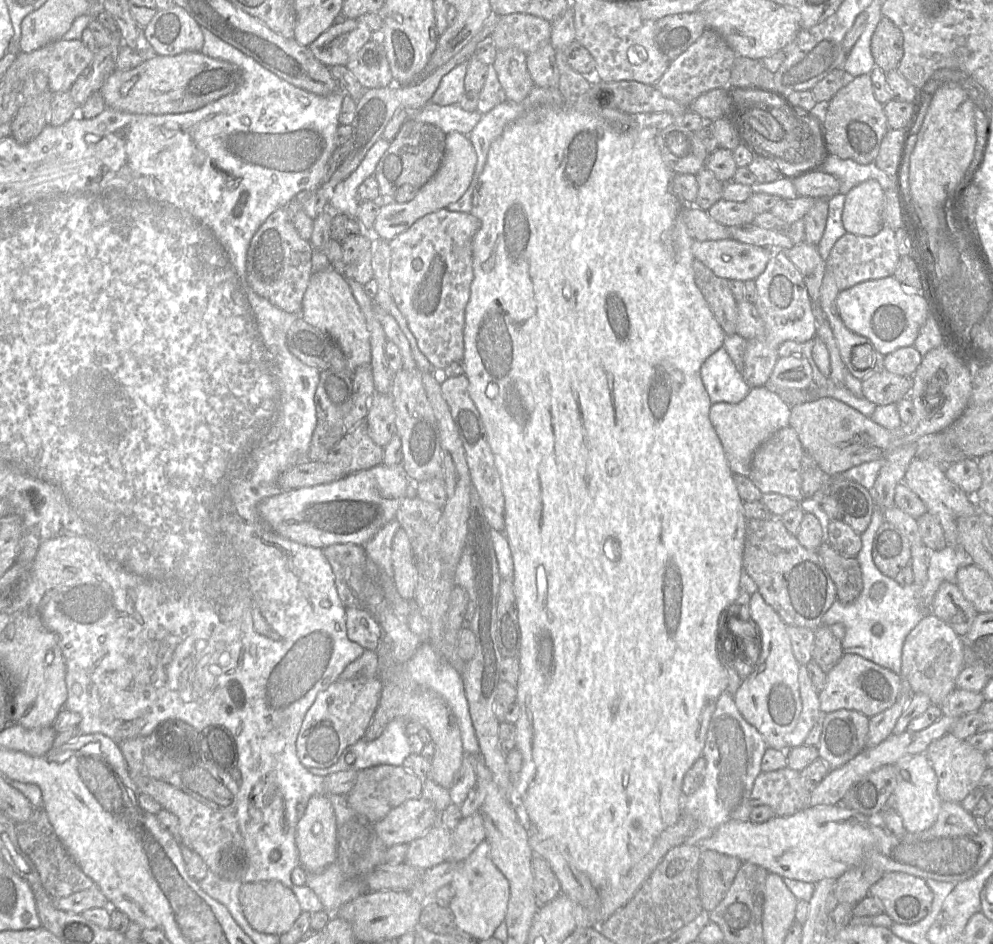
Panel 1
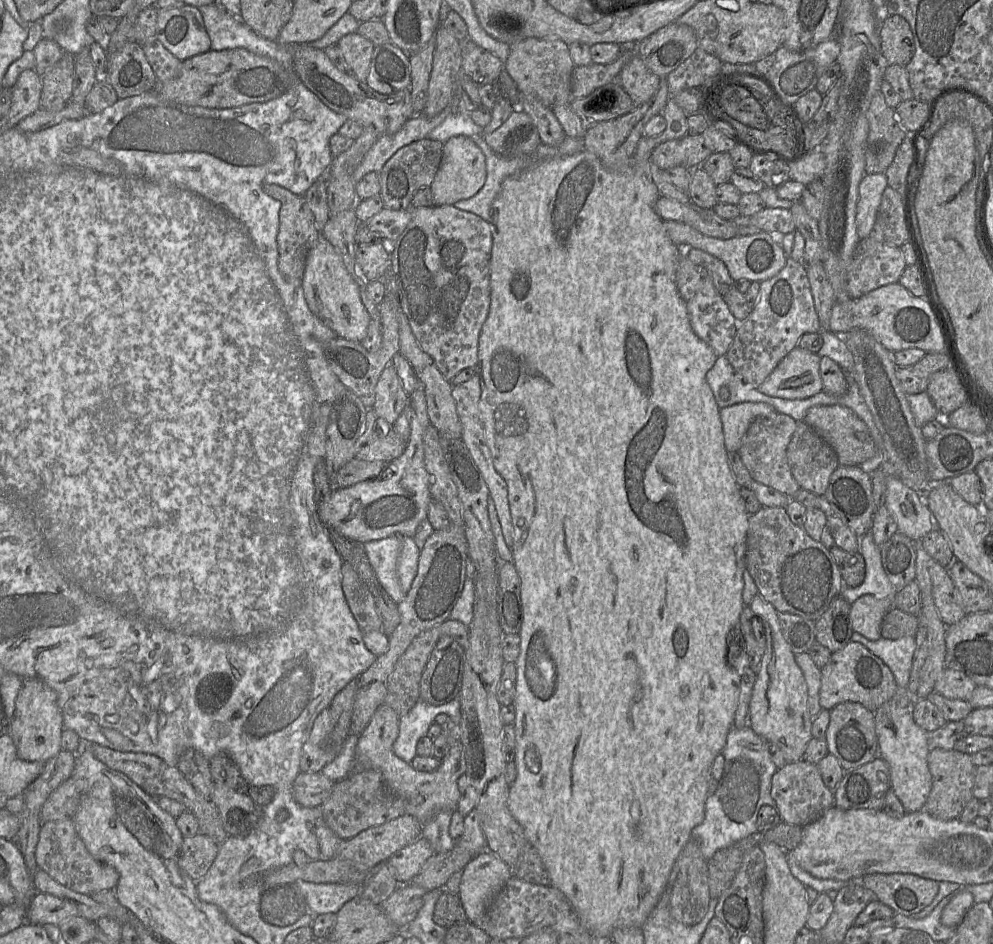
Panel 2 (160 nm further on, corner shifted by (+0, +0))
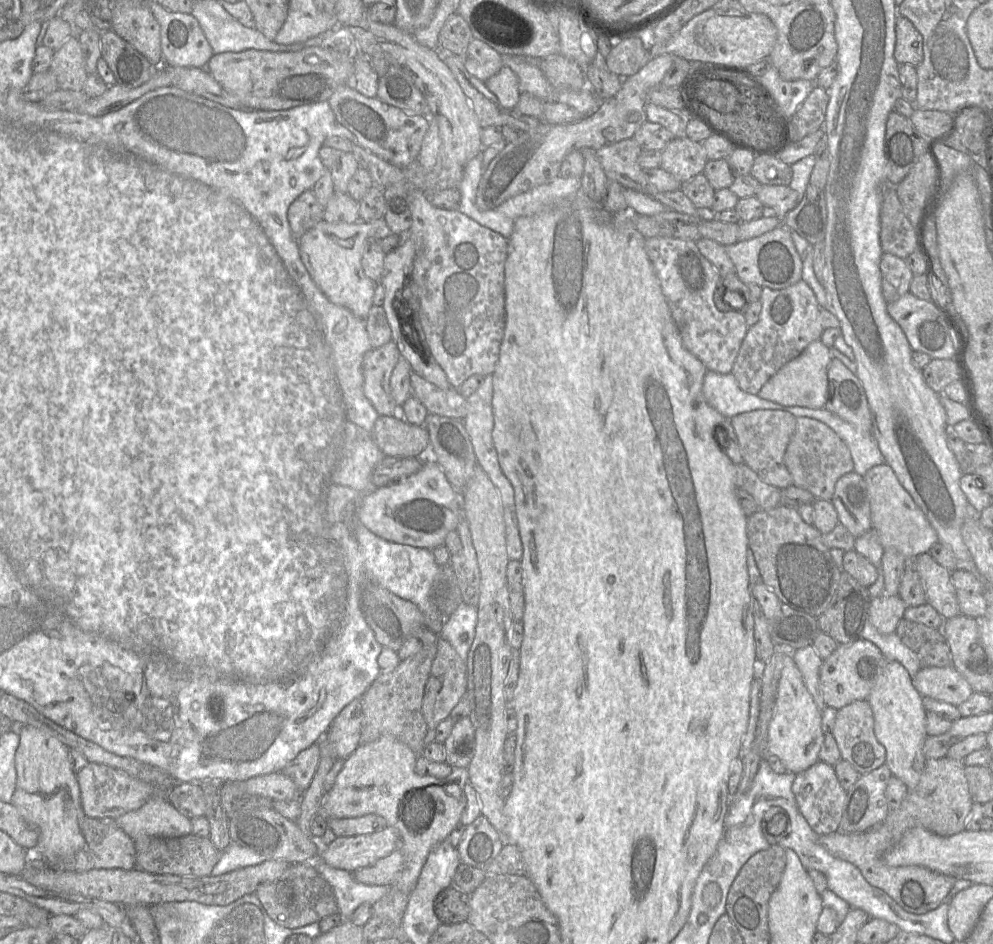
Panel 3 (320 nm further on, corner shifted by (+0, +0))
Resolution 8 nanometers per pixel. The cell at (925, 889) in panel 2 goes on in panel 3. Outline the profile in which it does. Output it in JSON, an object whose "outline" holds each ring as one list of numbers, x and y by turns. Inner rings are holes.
{"outline":[[947,756,927,760,918,785,908,791,900,806,890,811,881,824,864,833,835,832,822,835,819,838,820,844,833,856,855,865,869,884,887,893,906,912,925,914,936,909,943,903,957,879,923,866,892,867,884,862,883,856,907,831,915,827,922,827,942,837,949,837,965,830,974,801,964,768,963,761]]}

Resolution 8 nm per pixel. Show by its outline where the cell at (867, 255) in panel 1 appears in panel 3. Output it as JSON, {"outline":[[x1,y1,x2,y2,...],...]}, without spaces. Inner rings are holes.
{"outline":[[883,253,880,260,881,290,885,301,892,303,909,292,913,274,904,259]]}

